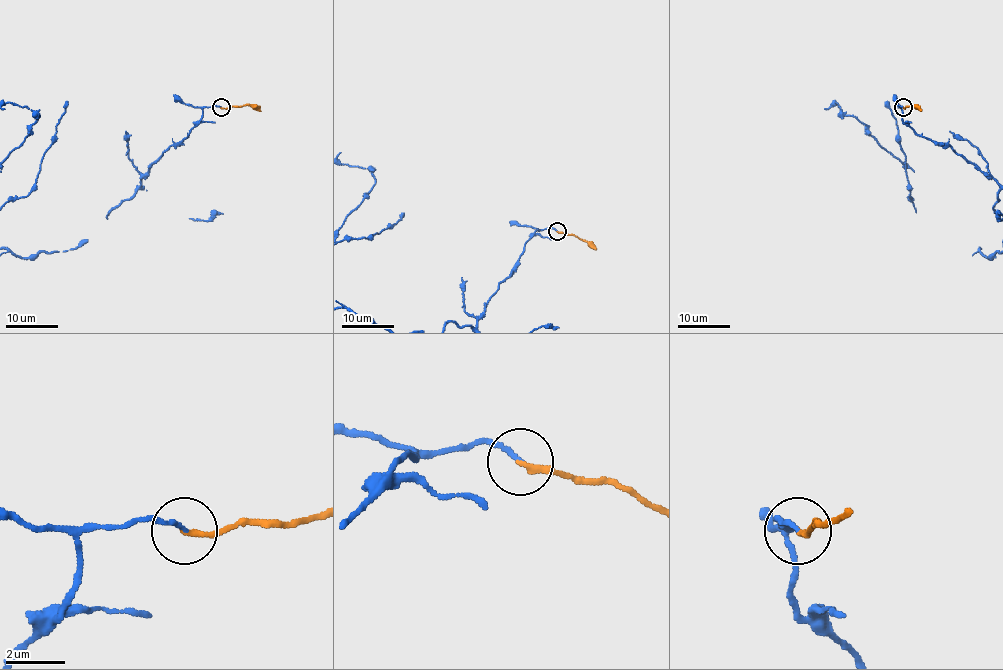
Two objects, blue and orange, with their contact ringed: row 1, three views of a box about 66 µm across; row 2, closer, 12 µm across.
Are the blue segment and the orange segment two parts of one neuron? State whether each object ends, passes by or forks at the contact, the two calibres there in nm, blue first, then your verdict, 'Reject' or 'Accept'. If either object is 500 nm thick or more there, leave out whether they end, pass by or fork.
At the ring blue ends. At the ring orange ends. Thickness 150 nm (blue) against 180 nm. Accept

